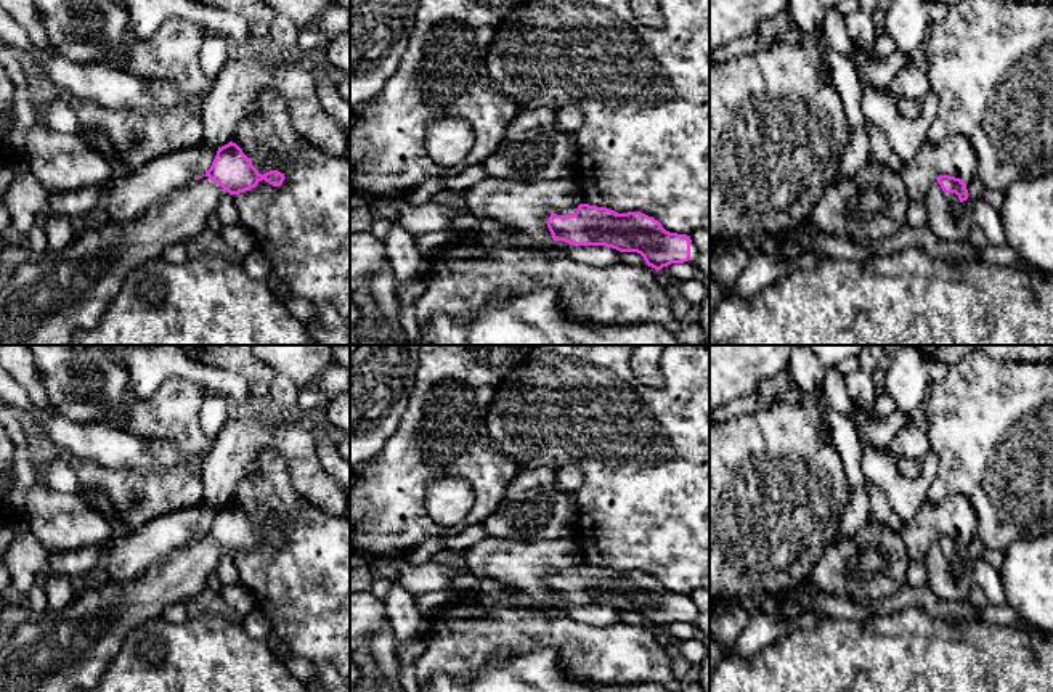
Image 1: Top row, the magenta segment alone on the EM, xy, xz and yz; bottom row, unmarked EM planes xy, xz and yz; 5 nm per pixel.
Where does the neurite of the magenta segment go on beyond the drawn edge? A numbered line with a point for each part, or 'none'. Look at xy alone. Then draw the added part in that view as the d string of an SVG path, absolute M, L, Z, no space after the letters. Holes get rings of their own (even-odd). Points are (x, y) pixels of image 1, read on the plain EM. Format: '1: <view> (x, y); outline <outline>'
1: xy (69, 649); outline M209 536L193 539L128 583L108 580L64 609L21 623L0 649L0 692L95 687L136 626L207 589L223 554Z

